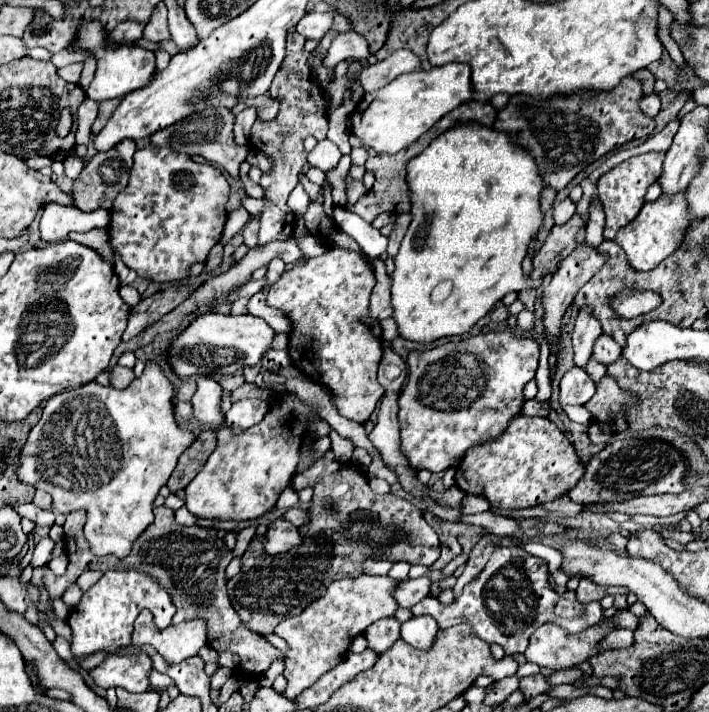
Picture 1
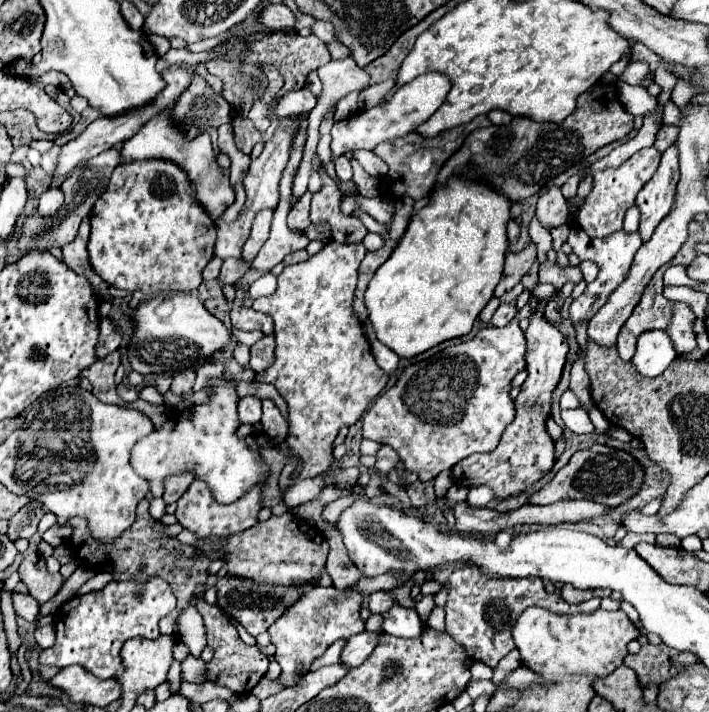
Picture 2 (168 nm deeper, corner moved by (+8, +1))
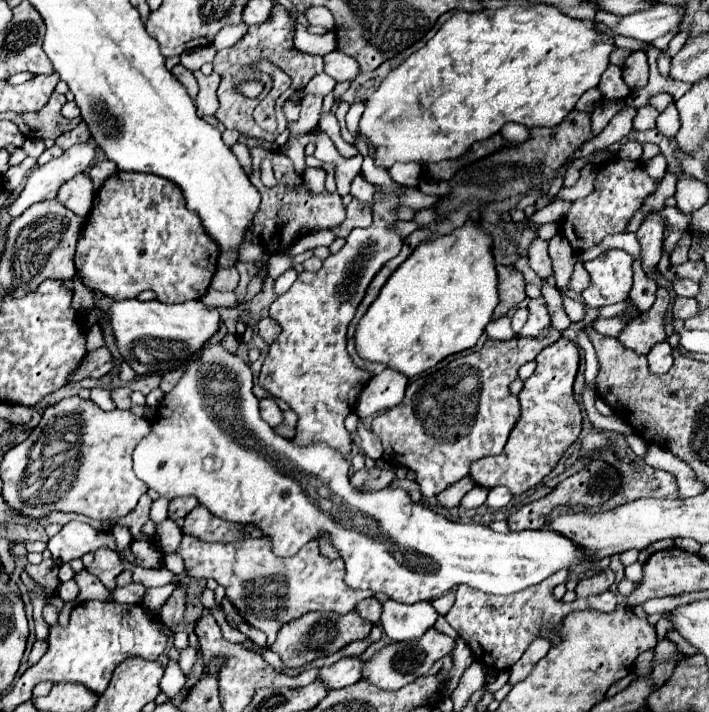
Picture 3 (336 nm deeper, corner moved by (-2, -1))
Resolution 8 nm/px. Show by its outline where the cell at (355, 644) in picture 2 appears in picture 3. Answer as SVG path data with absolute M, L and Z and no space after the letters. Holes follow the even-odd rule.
M348 656L348 658L340 658L332 666L322 668L318 678L324 680L330 690L336 690L358 682L362 676L362 668L364 668L364 660L360 656Z

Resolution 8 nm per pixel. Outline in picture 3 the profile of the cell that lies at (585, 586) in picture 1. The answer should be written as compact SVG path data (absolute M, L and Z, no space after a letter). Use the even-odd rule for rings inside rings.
M608 570L604 572L604 576L594 576L594 578L582 578L576 586L576 594L578 598L588 598L588 596L596 596L602 594L606 590L610 590L610 586L614 584L614 572Z

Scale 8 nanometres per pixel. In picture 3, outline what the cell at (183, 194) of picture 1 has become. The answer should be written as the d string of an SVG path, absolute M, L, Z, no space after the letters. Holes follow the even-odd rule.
M116 172L94 196L92 216L84 226L76 248L76 274L90 290L98 290L114 300L130 300L144 290L152 290L160 302L176 304L206 294L216 272L218 252L220 248L216 246L216 240L206 234L200 216L186 208L178 184L156 174Z

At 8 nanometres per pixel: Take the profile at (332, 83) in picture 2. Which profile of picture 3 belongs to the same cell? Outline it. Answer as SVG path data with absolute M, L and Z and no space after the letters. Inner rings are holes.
M338 50L324 56L324 72L336 82L352 82L360 74L360 64Z

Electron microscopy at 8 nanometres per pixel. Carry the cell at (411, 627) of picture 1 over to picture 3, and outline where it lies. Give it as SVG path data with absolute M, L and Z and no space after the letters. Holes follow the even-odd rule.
M386 600L380 624L388 638L392 638L394 642L402 642L420 640L420 636L424 636L424 632L434 626L436 618L438 612L428 600L416 604L400 604L396 600Z

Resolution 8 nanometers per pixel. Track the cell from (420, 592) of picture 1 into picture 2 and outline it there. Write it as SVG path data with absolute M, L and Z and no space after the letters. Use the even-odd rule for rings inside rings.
M374 592L370 594L370 602L368 602L368 610L370 614L382 614L392 606L392 596L388 592Z

